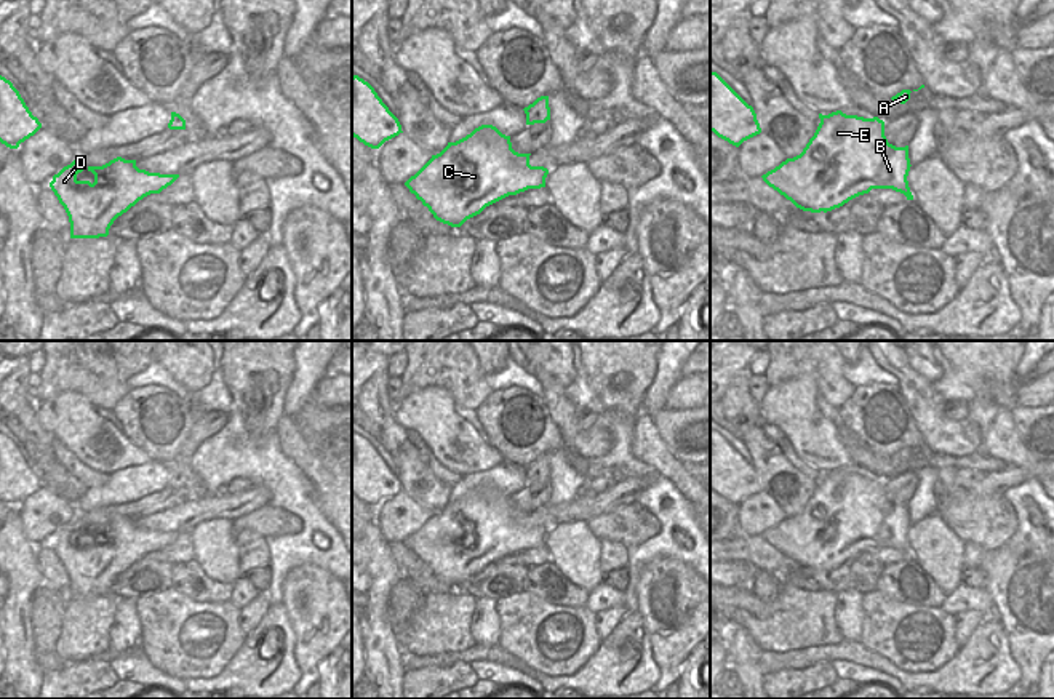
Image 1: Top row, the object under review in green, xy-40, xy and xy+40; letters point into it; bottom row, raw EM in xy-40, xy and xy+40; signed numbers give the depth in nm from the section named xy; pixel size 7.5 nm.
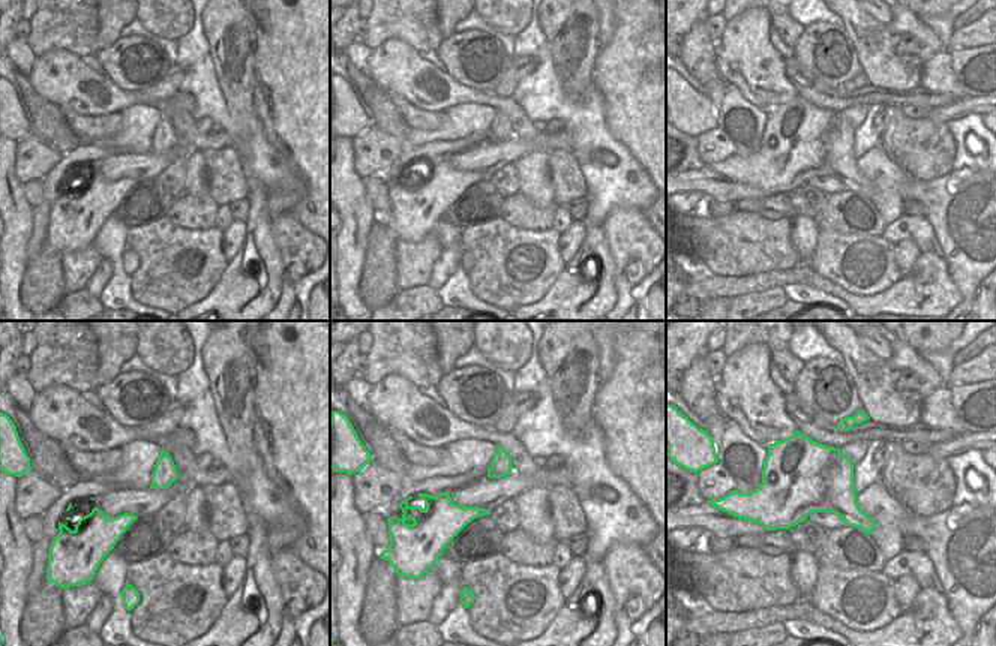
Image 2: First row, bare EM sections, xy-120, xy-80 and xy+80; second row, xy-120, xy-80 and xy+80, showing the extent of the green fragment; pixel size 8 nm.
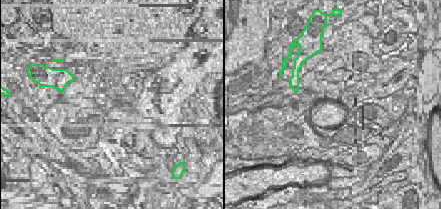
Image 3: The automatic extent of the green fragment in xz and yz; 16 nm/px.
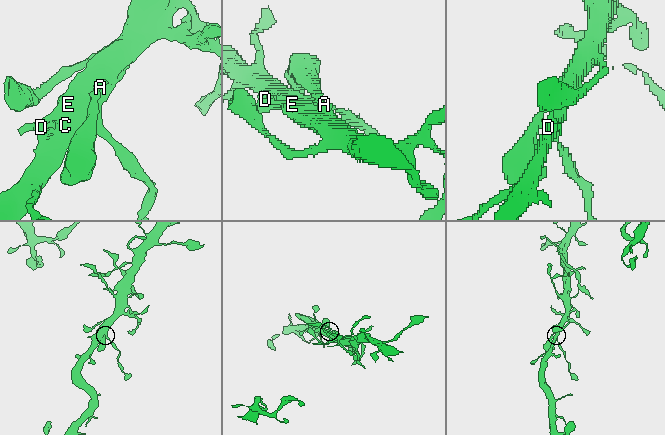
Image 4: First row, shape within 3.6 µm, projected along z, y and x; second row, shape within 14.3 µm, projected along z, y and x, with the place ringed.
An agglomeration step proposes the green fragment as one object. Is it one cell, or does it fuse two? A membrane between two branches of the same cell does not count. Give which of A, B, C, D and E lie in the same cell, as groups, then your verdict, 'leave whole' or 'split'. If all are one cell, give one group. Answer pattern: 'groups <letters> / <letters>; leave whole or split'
groups A B C D E; leave whole

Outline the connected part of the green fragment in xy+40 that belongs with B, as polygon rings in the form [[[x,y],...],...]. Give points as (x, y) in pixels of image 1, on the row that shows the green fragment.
[[[841,110],[819,114],[820,123],[803,152],[787,158],[763,174],[763,181],[790,200],[796,208],[811,213],[827,213],[872,189],[892,189],[913,200],[908,187],[908,146],[896,147],[884,136],[884,122],[878,117],[864,118]]]

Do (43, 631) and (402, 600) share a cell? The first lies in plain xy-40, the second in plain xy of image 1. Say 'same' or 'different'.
same

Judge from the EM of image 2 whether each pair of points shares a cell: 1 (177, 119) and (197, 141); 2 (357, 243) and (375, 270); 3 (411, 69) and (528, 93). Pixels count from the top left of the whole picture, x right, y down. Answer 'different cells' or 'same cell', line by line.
1: same cell
2: different cells
3: different cells

